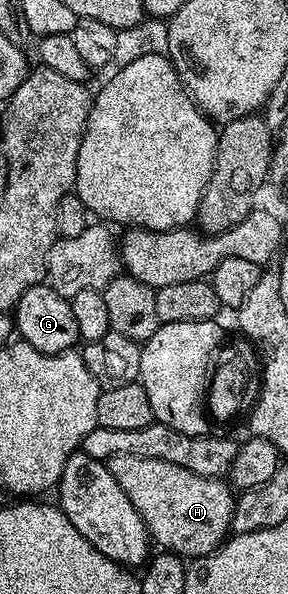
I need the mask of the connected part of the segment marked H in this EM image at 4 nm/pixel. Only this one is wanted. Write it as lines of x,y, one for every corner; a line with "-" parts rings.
137,455
110,457
106,462
114,481
122,485
122,493
130,497
130,505
138,509
151,542
160,546
157,548
193,560
211,555
229,538
236,501
233,488
223,478
202,477
182,465

